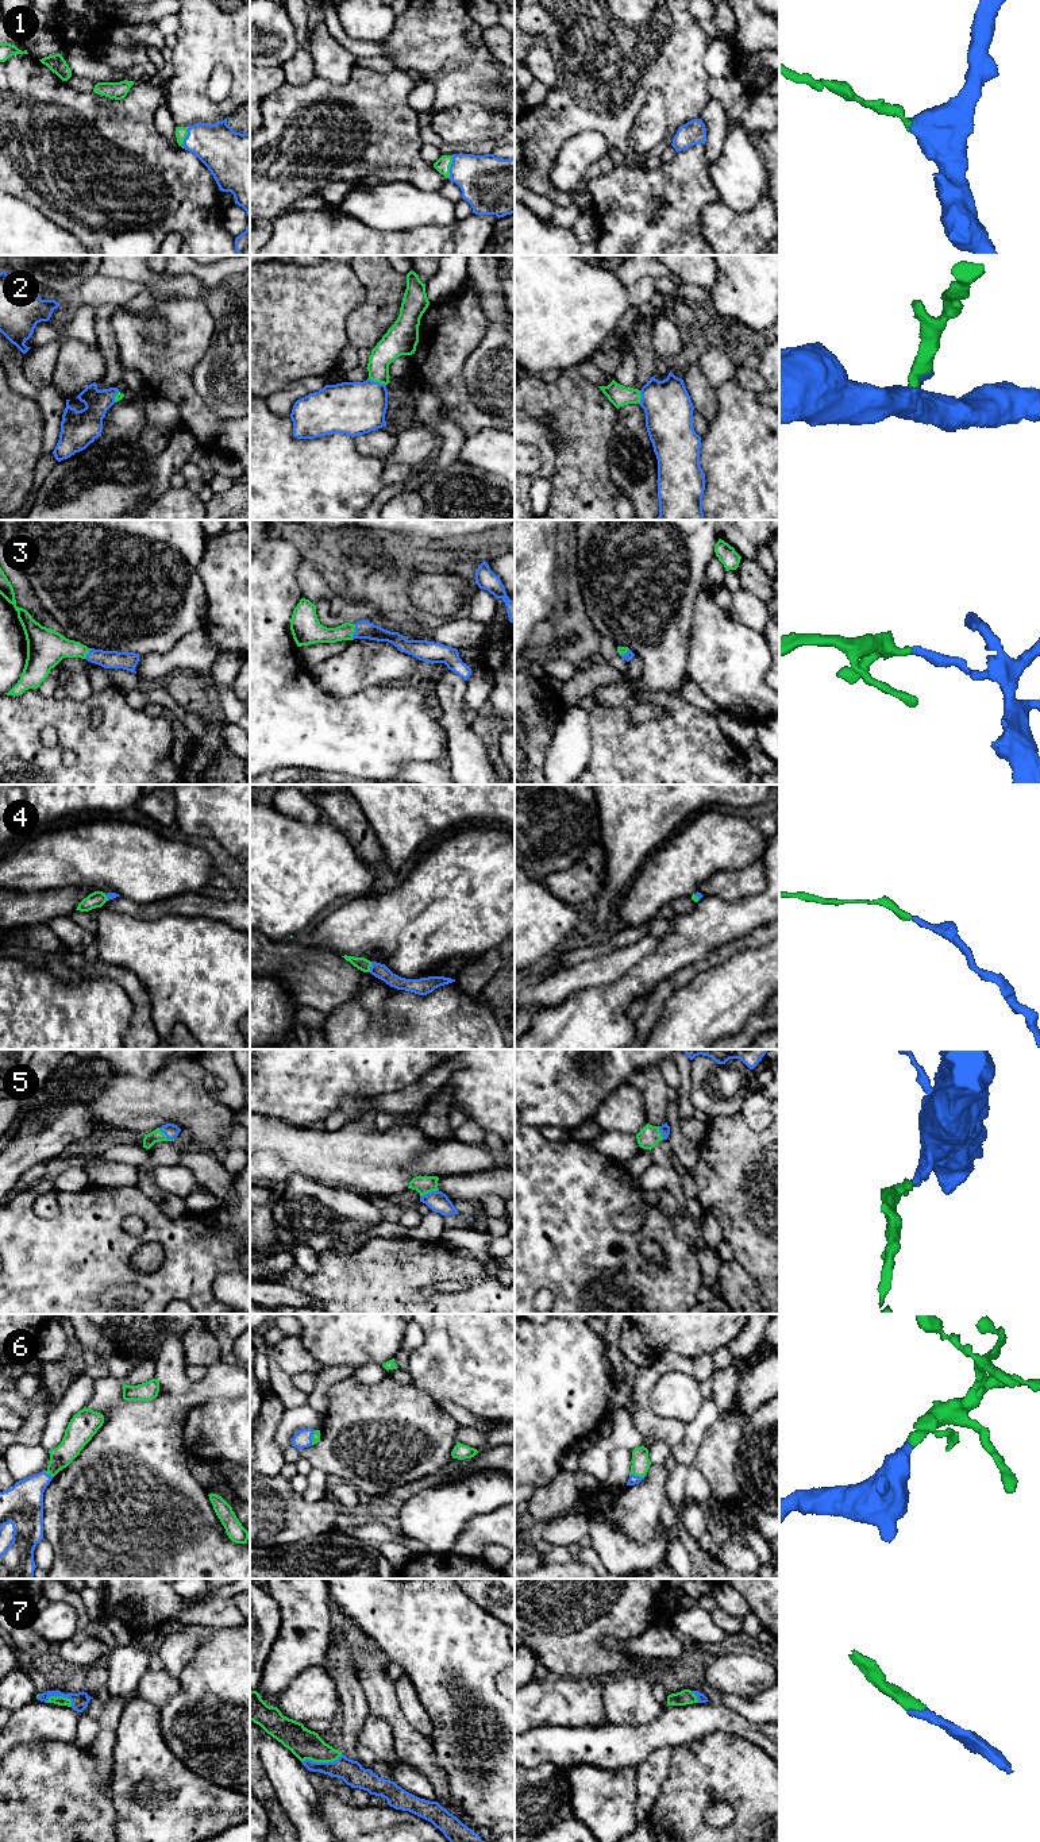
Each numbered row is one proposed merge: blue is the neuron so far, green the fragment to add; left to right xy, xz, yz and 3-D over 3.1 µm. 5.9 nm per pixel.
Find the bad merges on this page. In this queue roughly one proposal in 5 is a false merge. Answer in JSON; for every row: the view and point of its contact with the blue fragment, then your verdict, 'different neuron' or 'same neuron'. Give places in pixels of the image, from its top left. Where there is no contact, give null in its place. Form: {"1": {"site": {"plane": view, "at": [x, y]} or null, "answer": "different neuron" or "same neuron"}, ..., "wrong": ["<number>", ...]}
{"1": {"site": {"plane": "xz", "at": [450, 166]}, "answer": "same neuron"}, "2": {"site": {"plane": "xz", "at": [377, 382]}, "answer": "same neuron"}, "3": {"site": {"plane": "xz", "at": [354, 632]}, "answer": "same neuron"}, "4": {"site": {"plane": "xz", "at": [370, 967]}, "answer": "same neuron"}, "5": {"site": {"plane": "xy", "at": [165, 1135]}, "answer": "same neuron"}, "6": {"site": {"plane": "yz", "at": [638, 1476]}, "answer": "same neuron"}, "7": {"site": {"plane": "xz", "at": [322, 1762]}, "answer": "same neuron"}, "wrong": []}

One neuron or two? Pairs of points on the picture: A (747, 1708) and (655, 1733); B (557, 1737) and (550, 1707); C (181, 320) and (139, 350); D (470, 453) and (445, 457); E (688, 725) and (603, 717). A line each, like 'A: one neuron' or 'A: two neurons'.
A: two neurons
B: two neurons
C: one neuron
D: two neurons
E: one neuron

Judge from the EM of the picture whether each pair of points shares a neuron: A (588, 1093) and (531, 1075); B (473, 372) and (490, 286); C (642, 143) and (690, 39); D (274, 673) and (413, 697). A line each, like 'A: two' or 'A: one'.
A: one
B: one
C: two
D: one

